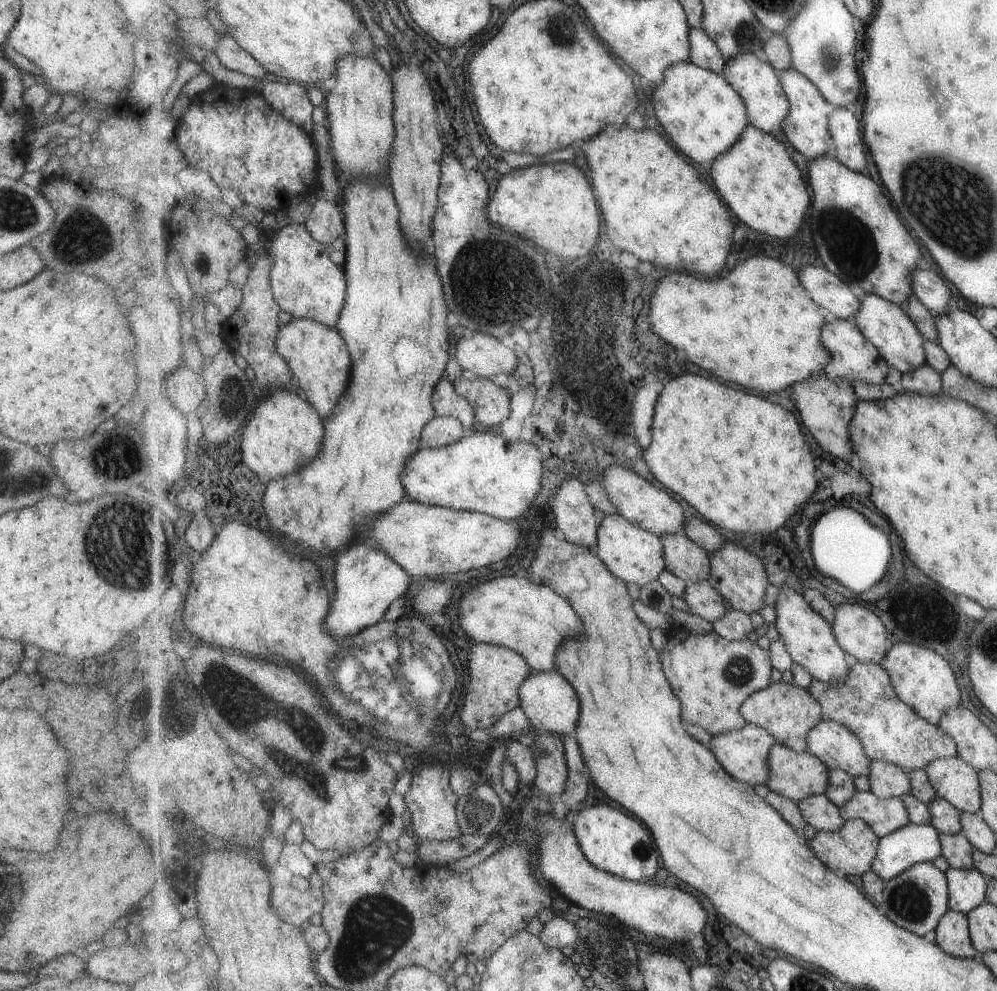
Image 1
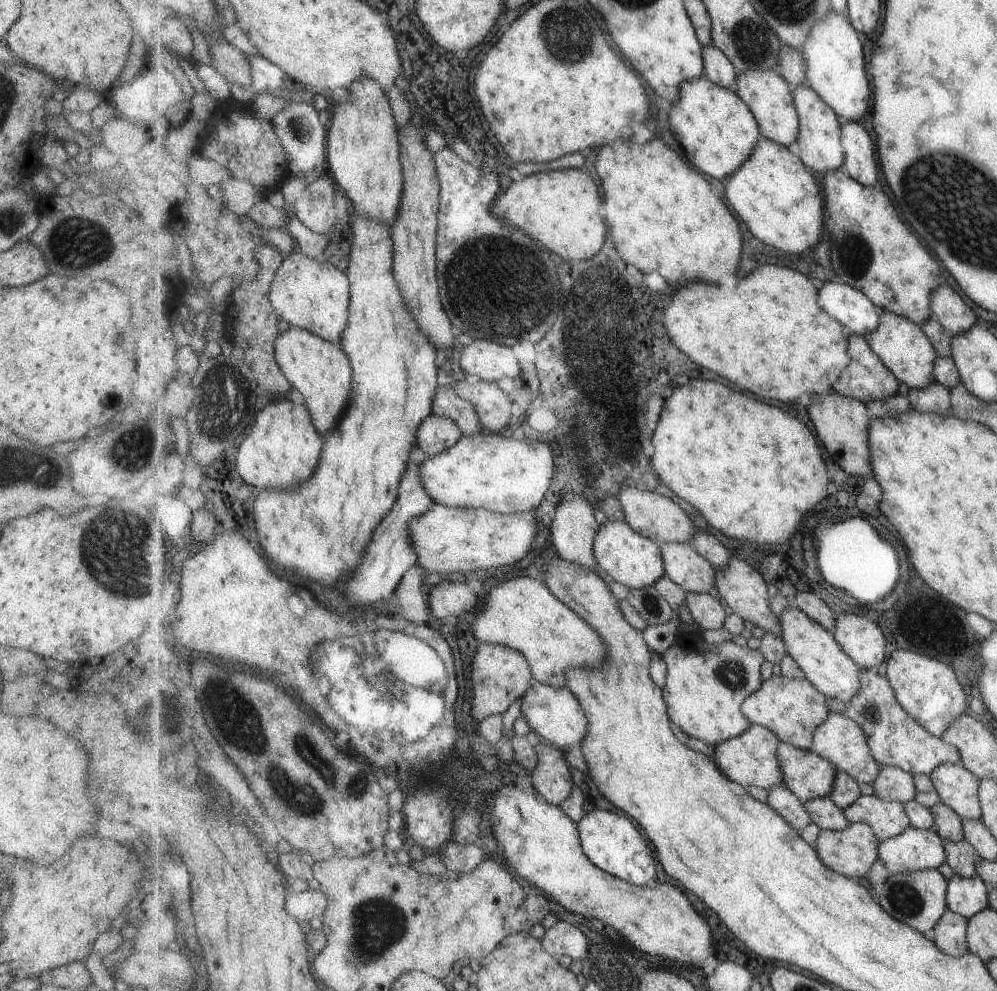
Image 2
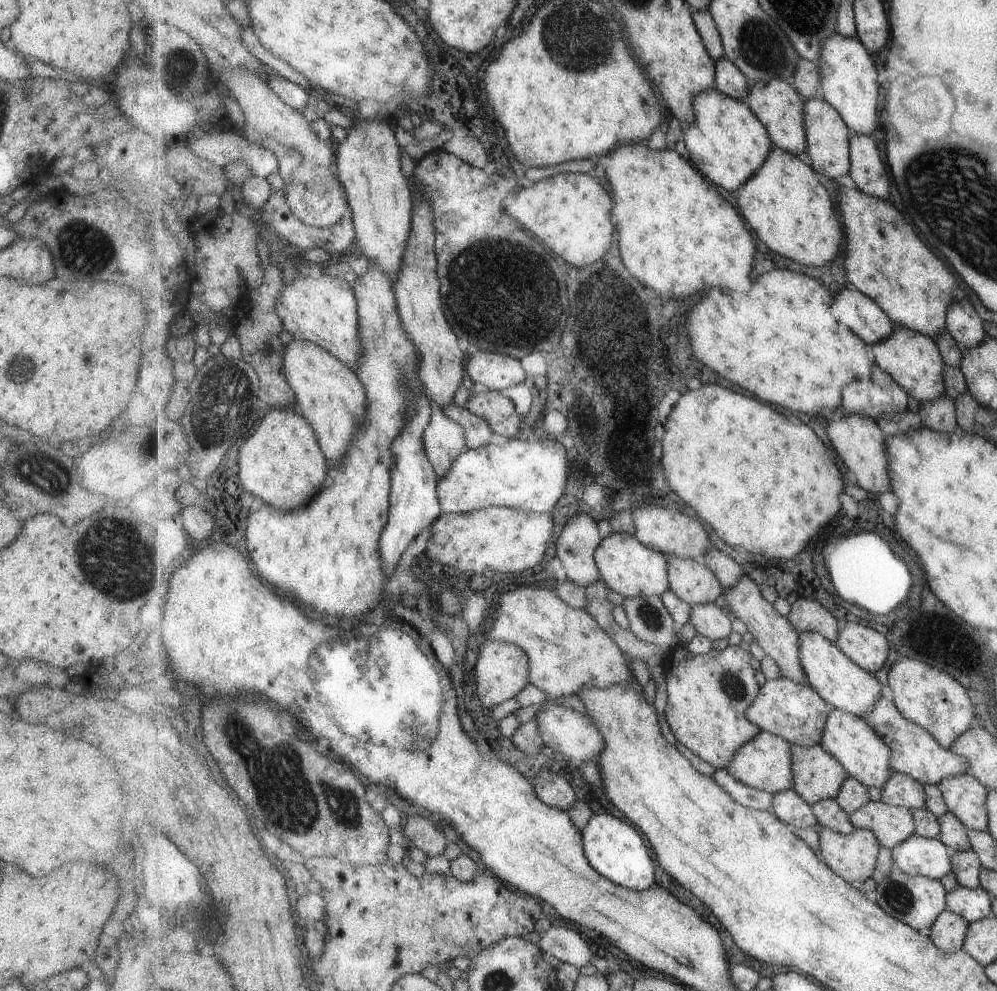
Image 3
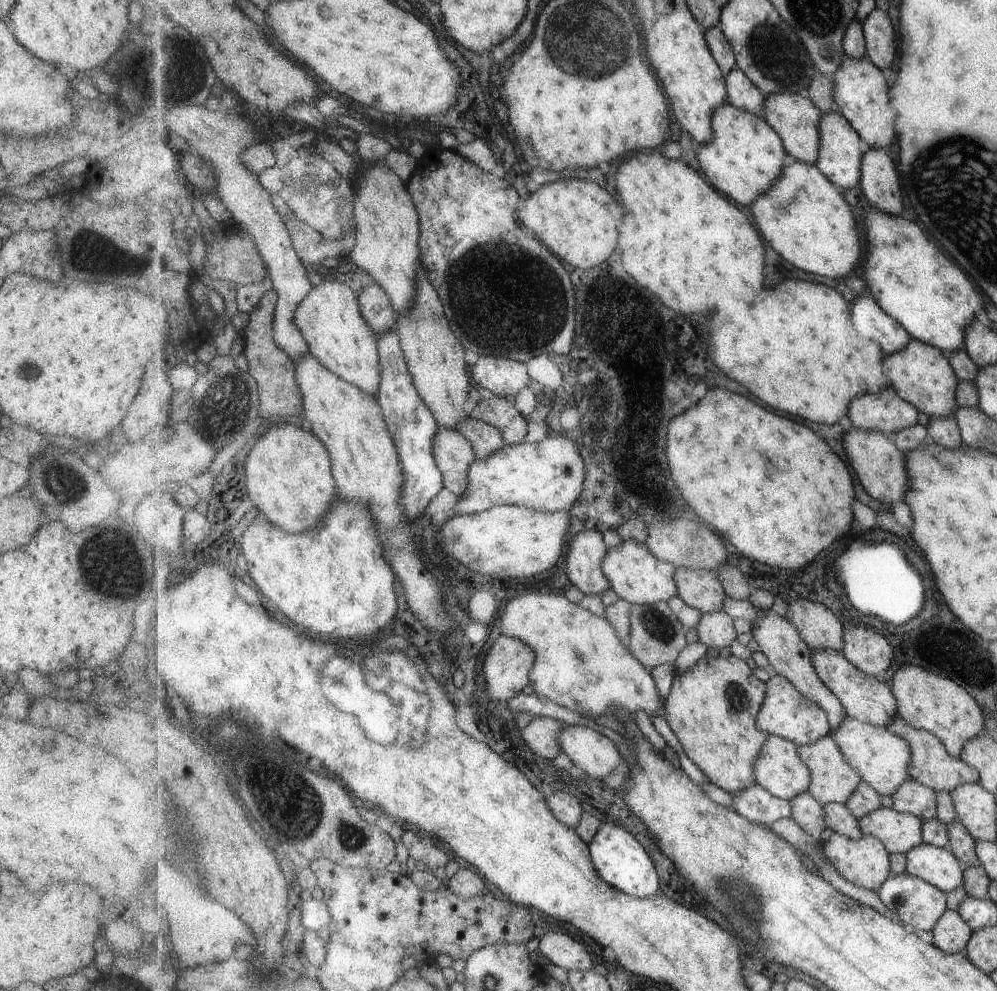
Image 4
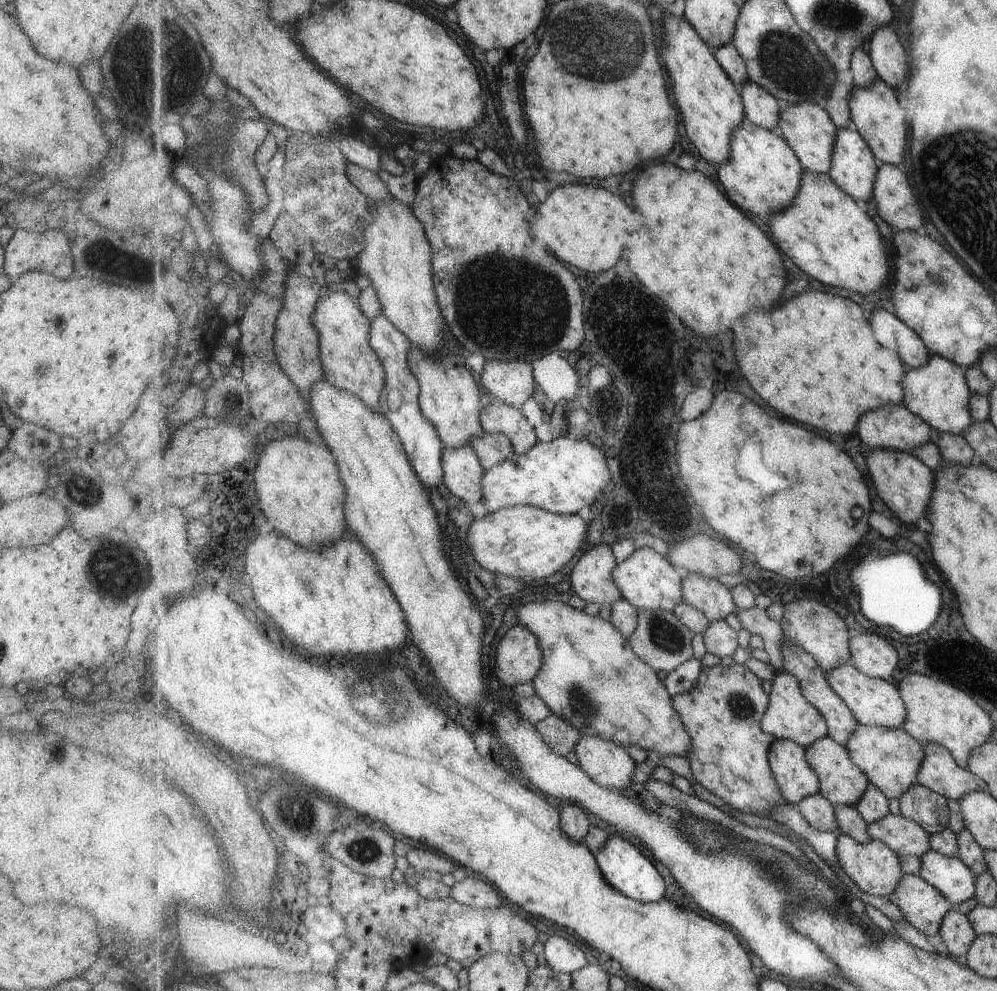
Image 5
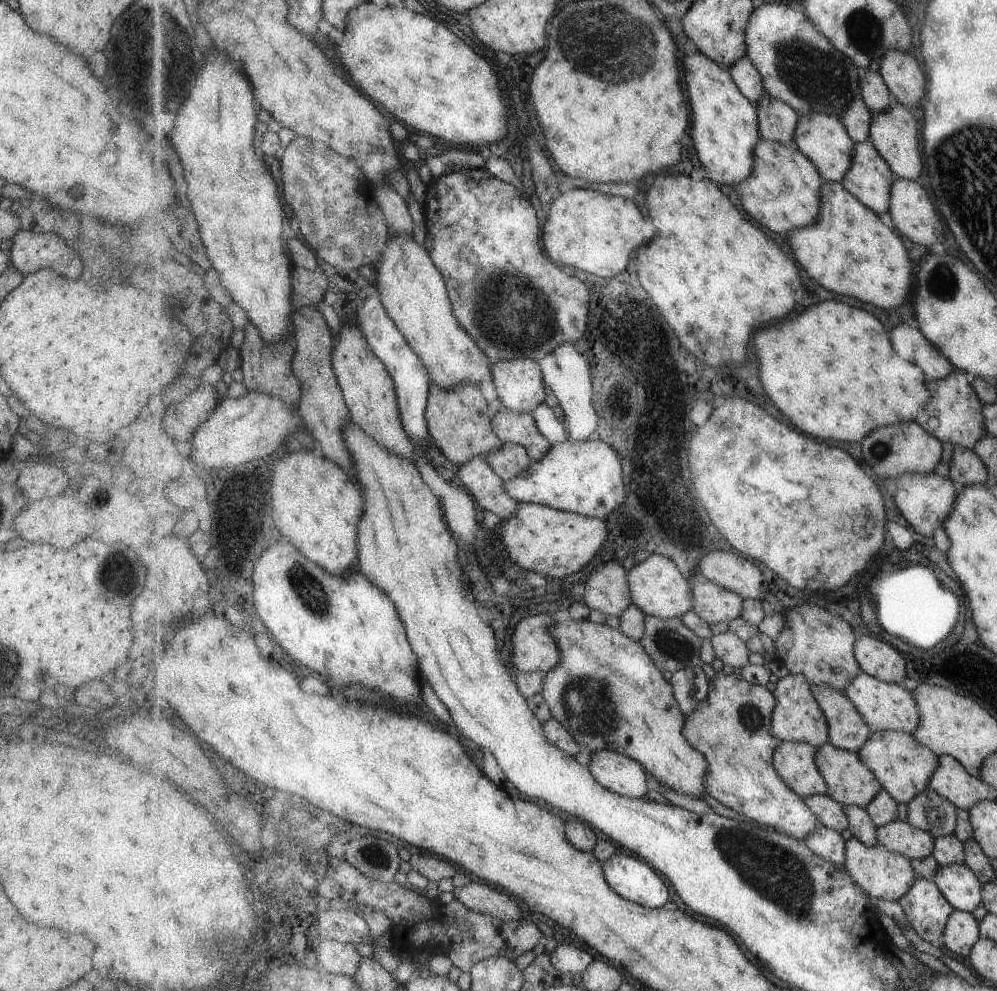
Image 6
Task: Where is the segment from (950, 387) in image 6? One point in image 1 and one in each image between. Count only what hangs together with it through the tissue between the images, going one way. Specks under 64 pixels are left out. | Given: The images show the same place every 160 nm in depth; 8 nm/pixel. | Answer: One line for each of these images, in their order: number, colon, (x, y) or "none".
1: (885, 323)
2: (903, 345)
3: (915, 361)
4: (922, 374)
5: (938, 392)

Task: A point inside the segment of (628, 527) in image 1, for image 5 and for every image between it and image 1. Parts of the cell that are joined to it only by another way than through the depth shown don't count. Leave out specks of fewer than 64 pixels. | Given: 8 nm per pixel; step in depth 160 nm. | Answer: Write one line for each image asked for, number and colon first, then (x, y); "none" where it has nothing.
2: (637, 561)
3: (630, 568)
4: (637, 575)
5: (649, 580)

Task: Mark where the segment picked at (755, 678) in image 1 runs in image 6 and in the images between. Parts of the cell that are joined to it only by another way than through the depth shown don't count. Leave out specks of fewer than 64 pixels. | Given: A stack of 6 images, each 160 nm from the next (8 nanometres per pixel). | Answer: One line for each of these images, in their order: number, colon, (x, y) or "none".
2: (706, 685)
3: (709, 695)
4: (712, 708)
5: (722, 714)
6: (732, 727)

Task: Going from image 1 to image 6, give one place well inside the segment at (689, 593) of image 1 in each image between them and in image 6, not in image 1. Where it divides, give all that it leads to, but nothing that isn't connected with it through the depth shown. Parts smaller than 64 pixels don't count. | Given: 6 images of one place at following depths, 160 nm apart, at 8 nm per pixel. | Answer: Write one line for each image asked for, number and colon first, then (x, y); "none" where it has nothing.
2: (708, 613)
3: (709, 620)
4: (716, 630)
5: (720, 639)
6: (729, 648)

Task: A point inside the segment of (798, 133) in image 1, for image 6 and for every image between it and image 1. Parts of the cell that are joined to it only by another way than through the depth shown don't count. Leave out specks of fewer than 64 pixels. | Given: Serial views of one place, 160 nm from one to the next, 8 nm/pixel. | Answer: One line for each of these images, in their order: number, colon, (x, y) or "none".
2: (820, 139)
3: (829, 148)
4: (842, 149)
5: (854, 168)
6: (870, 178)

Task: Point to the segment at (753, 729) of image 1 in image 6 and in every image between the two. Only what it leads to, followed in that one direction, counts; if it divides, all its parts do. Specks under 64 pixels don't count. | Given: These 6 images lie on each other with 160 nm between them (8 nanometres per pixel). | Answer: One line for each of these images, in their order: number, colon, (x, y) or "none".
2: (751, 759)
3: (766, 763)
4: (780, 769)
5: (797, 778)
6: (796, 762)

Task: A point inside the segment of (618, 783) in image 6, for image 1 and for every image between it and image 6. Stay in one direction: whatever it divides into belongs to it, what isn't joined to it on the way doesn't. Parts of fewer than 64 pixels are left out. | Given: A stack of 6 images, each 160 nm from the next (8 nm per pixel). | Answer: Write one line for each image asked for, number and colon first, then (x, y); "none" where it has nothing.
1: (551, 702)
2: (555, 714)
3: (573, 736)
4: (597, 756)
5: (606, 762)

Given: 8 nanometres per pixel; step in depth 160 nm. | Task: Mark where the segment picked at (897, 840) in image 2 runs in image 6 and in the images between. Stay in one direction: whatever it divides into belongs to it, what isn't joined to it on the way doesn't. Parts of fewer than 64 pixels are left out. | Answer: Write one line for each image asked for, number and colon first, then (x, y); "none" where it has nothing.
3: (919, 856)
4: (940, 866)
5: (954, 878)
6: (962, 887)

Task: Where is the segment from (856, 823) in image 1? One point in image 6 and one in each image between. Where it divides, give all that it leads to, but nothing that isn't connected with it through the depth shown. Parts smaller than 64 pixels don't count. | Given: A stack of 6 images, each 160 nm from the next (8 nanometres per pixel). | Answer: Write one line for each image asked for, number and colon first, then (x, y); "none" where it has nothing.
2: (852, 852)
3: (854, 857)
4: (866, 862)
5: (876, 869)
6: (882, 873)

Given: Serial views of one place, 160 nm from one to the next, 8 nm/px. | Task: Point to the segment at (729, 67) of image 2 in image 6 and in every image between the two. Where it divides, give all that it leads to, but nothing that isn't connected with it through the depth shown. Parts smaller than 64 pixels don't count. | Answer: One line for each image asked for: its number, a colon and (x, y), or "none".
3: (730, 79)
4: (743, 93)
5: (762, 108)
6: (778, 120)

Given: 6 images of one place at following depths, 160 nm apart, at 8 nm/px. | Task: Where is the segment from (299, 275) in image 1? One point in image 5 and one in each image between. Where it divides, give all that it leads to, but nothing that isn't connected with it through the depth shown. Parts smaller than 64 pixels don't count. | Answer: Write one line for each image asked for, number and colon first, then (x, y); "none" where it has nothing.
2: (315, 296)
3: (324, 310)
4: (330, 317)
5: (350, 362)

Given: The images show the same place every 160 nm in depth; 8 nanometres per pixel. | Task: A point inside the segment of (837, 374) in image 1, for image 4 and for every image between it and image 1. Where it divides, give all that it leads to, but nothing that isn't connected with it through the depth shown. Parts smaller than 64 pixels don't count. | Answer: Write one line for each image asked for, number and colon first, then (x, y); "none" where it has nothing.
2: (866, 377)
3: (880, 393)
4: (886, 411)

